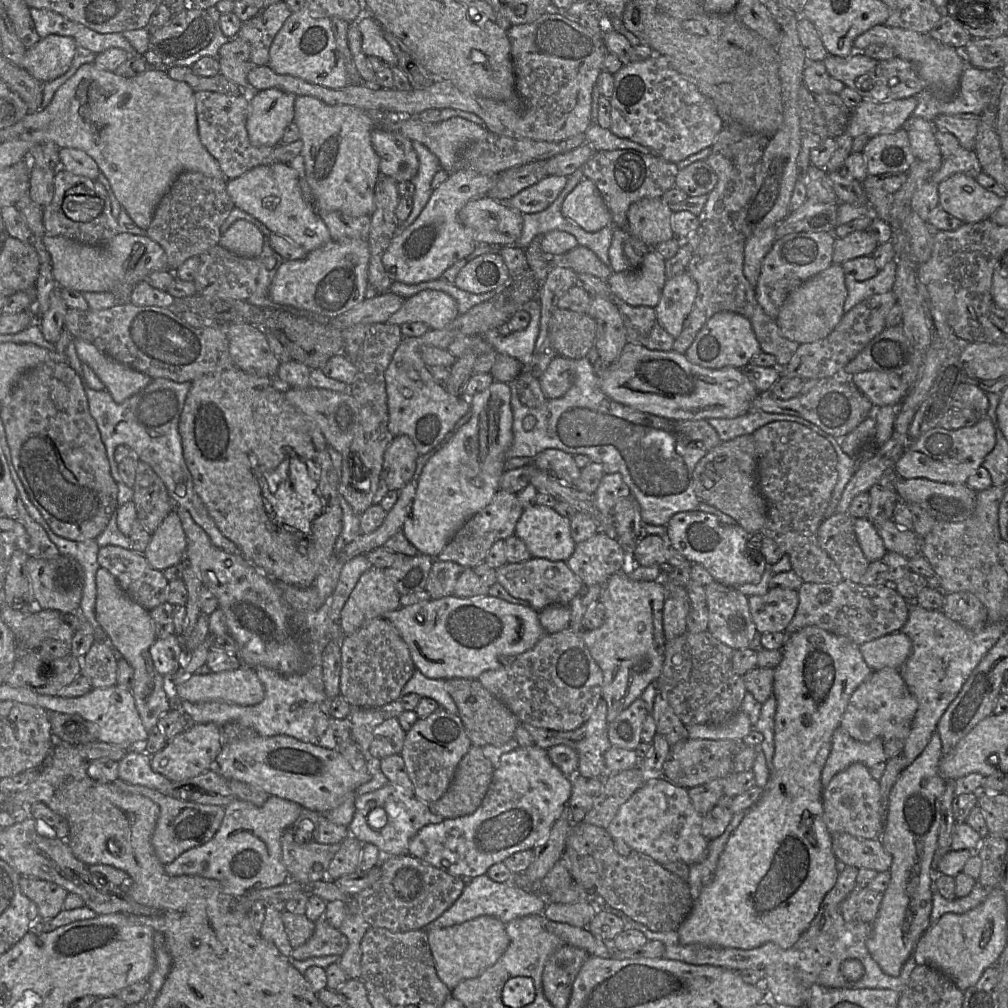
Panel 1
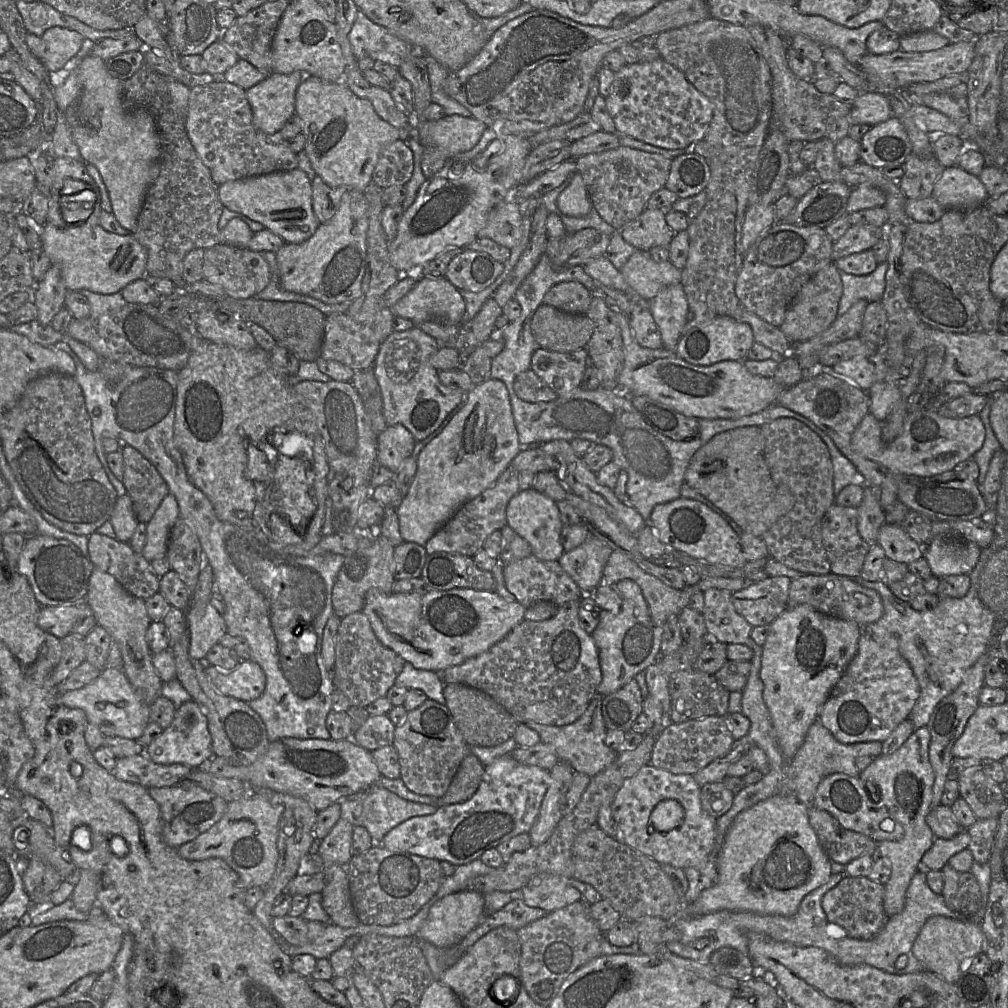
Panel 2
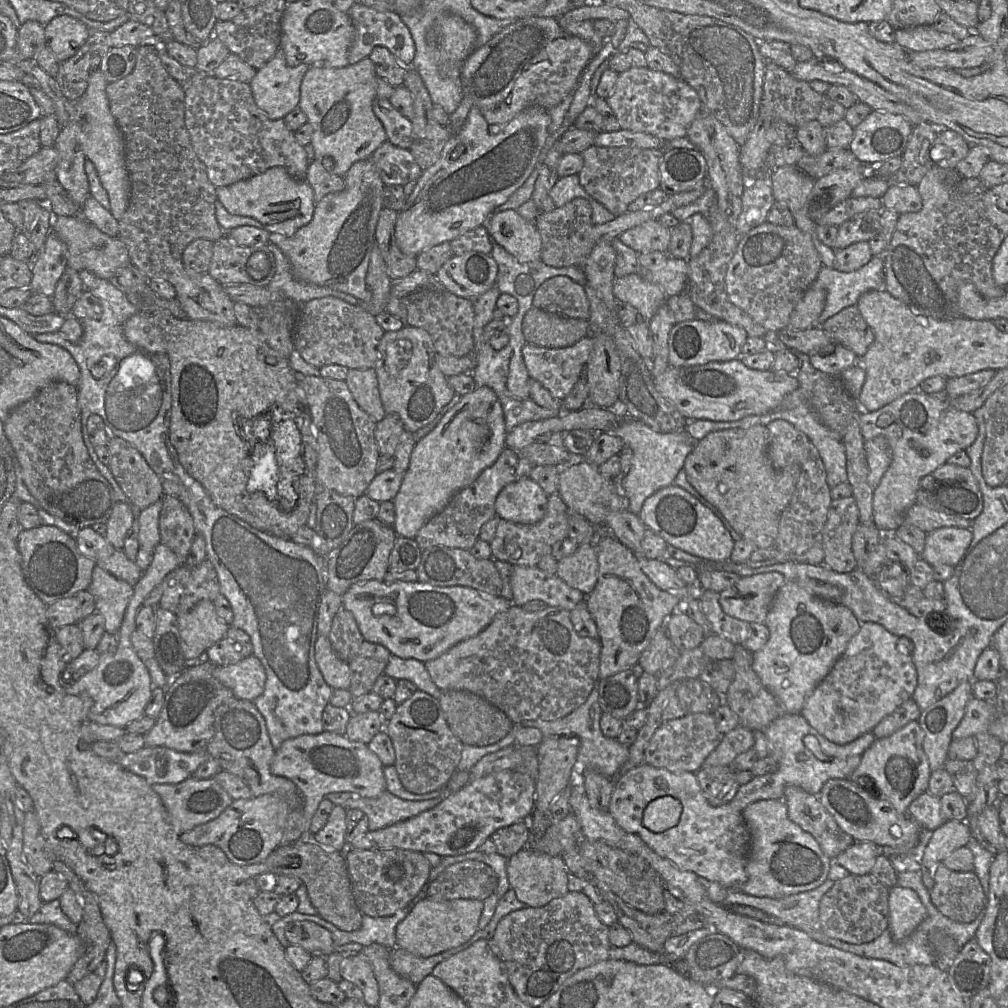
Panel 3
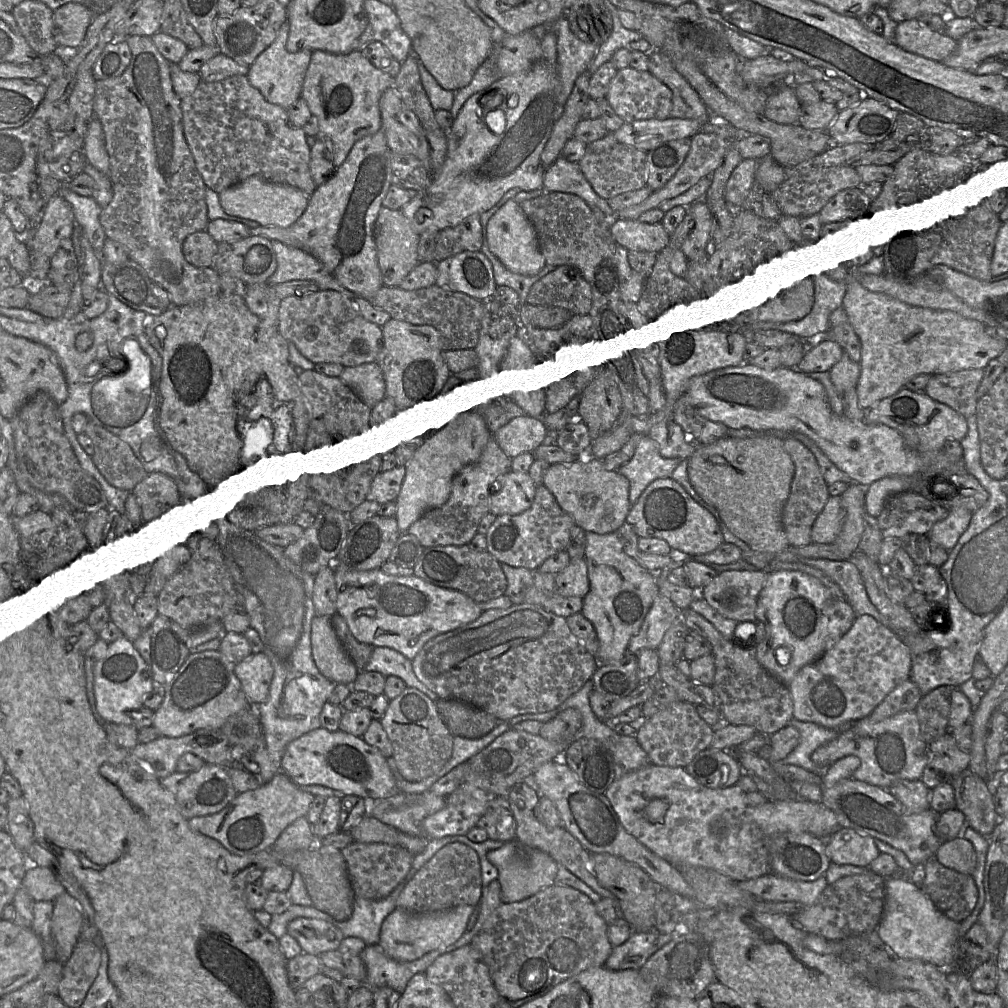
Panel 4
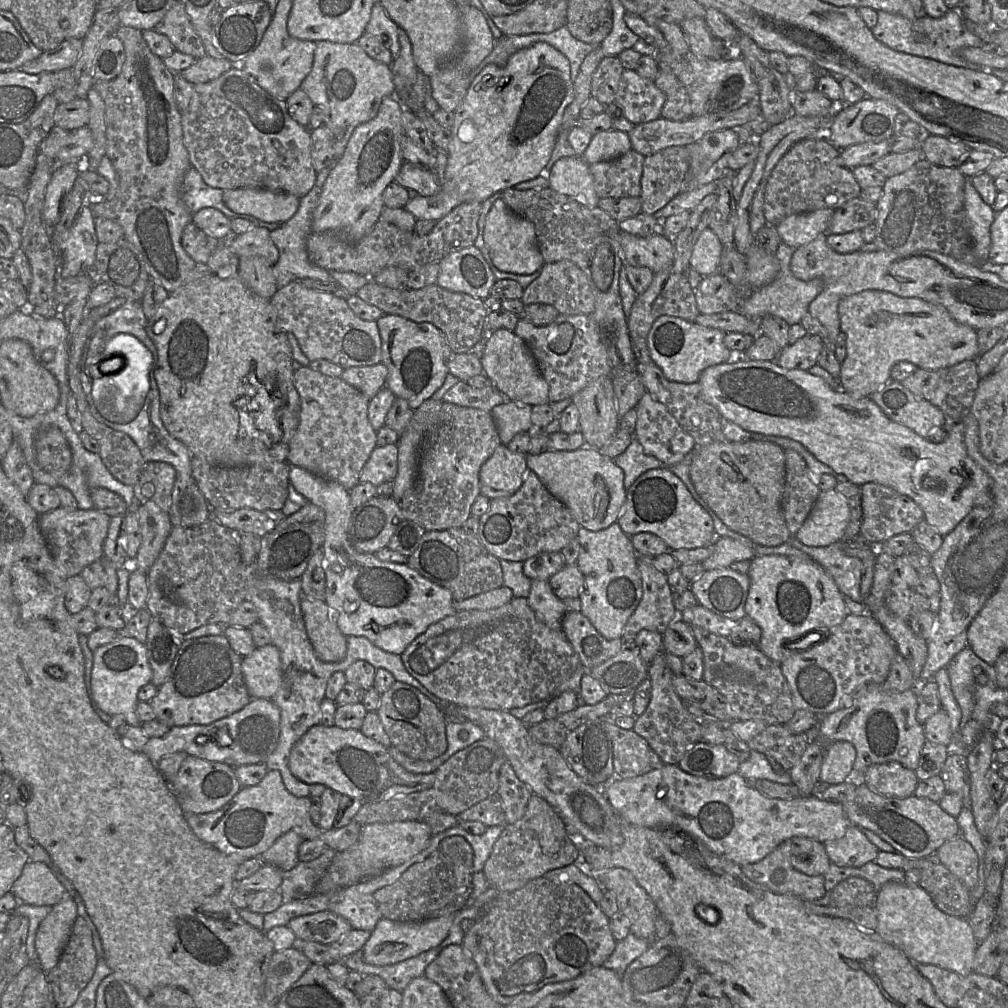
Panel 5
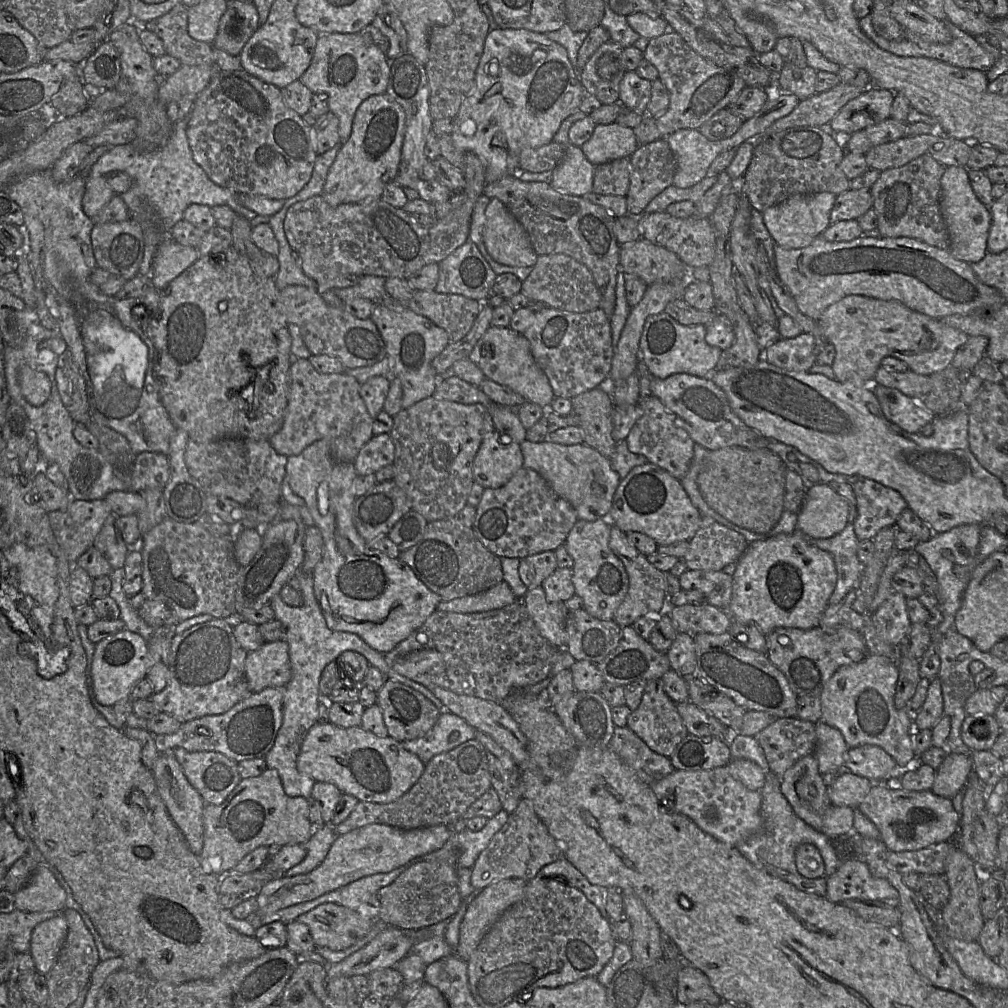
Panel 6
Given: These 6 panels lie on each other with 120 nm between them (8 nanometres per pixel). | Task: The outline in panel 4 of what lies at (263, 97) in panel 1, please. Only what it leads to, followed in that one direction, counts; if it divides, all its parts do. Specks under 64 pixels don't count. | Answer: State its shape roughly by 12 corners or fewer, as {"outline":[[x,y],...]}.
{"outline":[[289,21],[247,73],[286,110],[301,97],[313,52],[286,49]]}

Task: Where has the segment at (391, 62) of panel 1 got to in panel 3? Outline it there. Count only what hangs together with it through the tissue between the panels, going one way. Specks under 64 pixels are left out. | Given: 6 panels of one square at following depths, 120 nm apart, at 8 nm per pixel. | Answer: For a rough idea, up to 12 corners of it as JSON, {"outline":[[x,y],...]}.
{"outline":[[356,2],[349,64],[386,47],[411,67],[415,42],[399,14]]}

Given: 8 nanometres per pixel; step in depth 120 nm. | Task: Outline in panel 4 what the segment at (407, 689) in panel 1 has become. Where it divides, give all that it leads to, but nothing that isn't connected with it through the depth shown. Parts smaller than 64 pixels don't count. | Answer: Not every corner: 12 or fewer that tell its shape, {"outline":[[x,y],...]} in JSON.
{"outline":[[373,647],[364,669],[396,676],[435,703],[437,694],[418,680],[411,660],[394,649]]}

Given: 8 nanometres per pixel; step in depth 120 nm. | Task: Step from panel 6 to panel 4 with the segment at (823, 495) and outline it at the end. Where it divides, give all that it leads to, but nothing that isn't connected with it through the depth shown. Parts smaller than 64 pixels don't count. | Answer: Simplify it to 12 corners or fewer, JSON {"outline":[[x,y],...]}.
{"outline":[[830,496],[811,539],[834,544],[845,519],[840,496]]}

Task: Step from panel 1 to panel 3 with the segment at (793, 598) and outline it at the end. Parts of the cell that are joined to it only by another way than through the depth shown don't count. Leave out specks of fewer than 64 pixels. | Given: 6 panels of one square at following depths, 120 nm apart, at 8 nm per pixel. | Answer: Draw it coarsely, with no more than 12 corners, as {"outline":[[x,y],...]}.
{"outline":[[779,572],[740,577],[719,593],[727,615],[764,623],[786,581]]}

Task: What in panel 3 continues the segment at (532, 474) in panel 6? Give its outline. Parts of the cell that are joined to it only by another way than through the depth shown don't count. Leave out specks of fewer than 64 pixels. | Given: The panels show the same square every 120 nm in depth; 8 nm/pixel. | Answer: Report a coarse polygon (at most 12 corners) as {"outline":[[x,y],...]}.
{"outline":[[548,496],[536,523],[500,519],[492,558],[536,566],[568,537],[567,508]]}

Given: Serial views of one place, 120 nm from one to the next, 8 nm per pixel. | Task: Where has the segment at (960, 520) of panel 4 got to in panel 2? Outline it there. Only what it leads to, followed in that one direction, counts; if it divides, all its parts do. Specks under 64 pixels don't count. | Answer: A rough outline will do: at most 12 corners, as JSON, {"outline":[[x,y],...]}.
{"outline":[[964,537],[932,538],[923,557],[932,575],[969,575],[981,548]]}

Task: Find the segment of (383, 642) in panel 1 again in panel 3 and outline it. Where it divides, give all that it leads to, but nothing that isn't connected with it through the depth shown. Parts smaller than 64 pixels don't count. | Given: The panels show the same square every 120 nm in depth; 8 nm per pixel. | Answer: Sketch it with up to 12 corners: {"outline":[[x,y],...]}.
{"outline":[[343,607],[329,639],[350,668],[352,699],[372,692],[391,652],[366,641]]}

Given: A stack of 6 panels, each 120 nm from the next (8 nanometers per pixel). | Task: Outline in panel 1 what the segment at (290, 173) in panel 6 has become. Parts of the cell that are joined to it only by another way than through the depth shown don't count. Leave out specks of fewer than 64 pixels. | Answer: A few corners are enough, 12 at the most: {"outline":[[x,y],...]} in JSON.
{"outline":[[195,92],[202,144],[227,180],[274,164],[253,146],[249,97]]}

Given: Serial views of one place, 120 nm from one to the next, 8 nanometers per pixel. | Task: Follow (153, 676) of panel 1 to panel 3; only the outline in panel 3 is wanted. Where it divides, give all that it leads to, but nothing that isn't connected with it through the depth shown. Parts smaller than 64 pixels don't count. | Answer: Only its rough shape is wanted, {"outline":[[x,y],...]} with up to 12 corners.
{"outline":[[96,565],[88,590],[118,635],[133,587]]}

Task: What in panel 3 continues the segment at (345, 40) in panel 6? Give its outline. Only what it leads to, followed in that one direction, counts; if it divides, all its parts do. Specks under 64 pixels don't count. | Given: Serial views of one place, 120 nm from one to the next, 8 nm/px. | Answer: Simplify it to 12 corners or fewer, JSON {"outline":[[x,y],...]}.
{"outline":[[369,57],[312,65],[299,107],[344,177],[387,141]]}

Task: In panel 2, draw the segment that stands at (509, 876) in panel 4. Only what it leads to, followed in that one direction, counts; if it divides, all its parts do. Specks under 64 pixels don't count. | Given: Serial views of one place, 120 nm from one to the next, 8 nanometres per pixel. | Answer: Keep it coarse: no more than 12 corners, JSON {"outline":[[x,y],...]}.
{"outline":[[533,877],[522,889],[529,907],[552,912],[582,900],[569,879]]}

